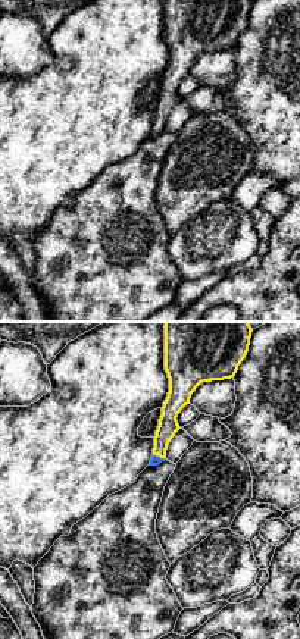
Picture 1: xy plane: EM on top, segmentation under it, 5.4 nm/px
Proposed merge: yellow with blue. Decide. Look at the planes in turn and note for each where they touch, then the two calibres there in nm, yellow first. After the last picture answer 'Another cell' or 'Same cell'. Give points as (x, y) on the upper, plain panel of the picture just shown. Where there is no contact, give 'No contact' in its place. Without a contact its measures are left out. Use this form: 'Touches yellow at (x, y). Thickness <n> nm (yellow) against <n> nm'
Touches yellow at (159, 127). Thickness 110 nm (yellow) against 50 nm

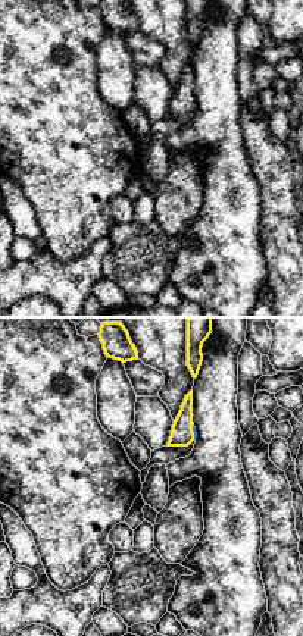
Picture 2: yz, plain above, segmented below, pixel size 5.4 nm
Touches yellow at (193, 103). Thickness 130 nm (yellow) against 20 nm

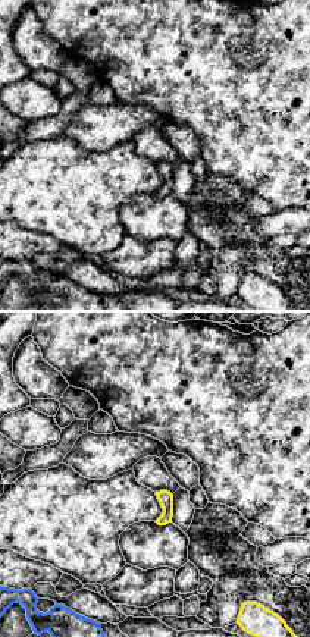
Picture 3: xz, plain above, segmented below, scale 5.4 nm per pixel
No contact

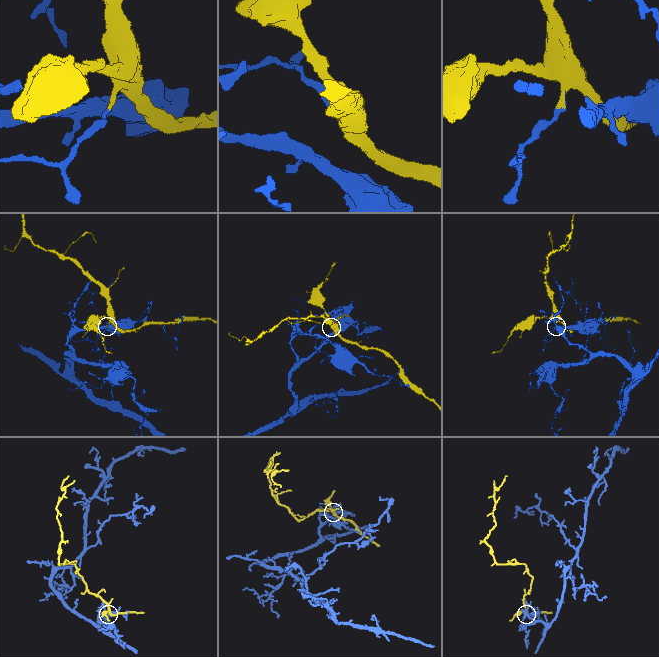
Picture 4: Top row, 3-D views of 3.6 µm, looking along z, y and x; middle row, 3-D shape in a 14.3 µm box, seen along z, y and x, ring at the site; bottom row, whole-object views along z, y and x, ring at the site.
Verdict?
Another cell

